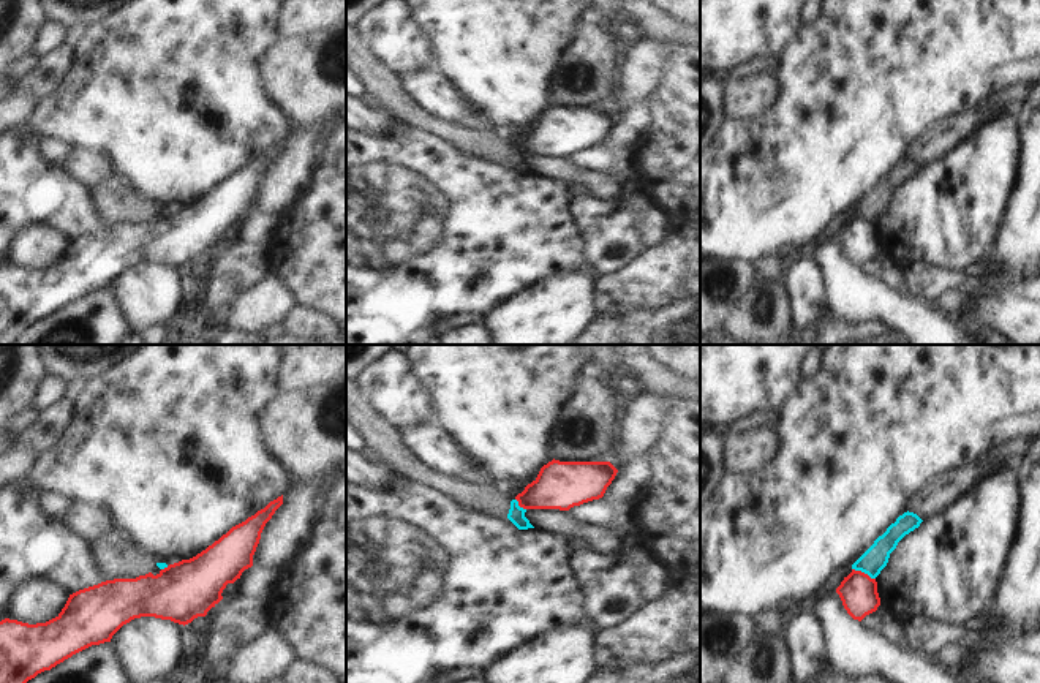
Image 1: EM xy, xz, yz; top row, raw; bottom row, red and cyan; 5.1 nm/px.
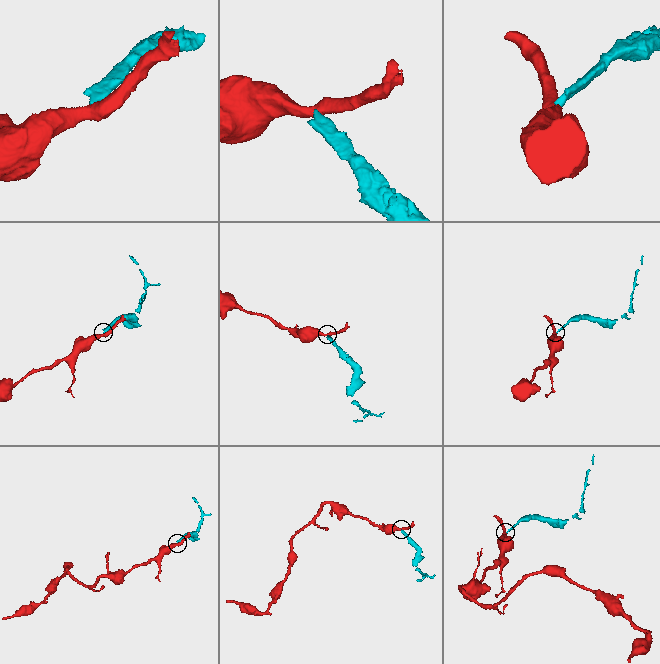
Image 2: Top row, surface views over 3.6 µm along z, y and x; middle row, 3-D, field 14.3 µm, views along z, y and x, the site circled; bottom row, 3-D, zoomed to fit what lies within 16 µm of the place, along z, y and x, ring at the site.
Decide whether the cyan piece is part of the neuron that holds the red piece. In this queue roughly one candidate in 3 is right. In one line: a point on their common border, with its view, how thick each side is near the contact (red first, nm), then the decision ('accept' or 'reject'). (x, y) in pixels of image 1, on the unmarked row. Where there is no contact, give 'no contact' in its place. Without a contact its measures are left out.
yz (863, 218) | 190/120 nm | reject

